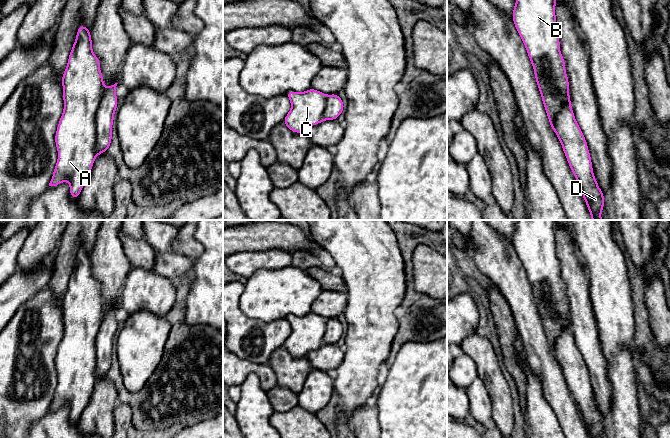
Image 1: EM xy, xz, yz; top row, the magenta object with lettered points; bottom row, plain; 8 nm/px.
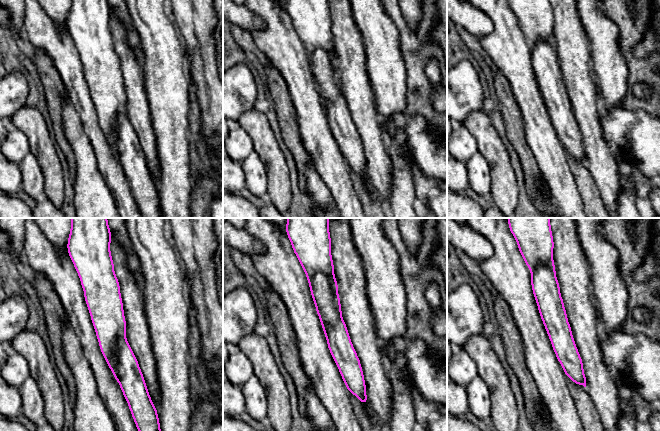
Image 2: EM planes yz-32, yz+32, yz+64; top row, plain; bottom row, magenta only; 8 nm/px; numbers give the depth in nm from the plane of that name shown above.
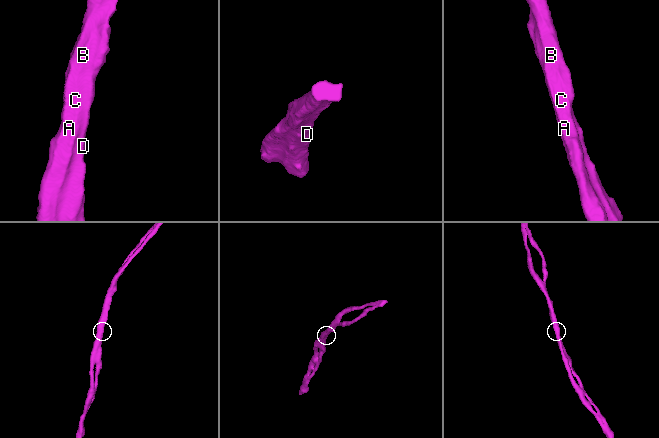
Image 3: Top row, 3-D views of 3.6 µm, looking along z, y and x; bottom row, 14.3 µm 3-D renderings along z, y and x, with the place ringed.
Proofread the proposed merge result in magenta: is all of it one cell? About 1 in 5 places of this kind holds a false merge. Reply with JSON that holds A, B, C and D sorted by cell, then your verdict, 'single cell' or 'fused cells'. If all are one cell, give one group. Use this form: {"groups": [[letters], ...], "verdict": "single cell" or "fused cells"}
{"groups": [["A", "B", "C", "D"]], "verdict": "single cell"}

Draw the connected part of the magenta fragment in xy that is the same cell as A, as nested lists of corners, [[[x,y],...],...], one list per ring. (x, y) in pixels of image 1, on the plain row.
[[[81,248],[78,252],[76,263],[71,273],[66,293],[62,299],[62,318],[64,334],[58,347],[55,358],[55,368],[58,375],[58,384],[54,392],[49,410],[57,410],[62,406],[70,407],[69,417],[72,422],[78,422],[83,410],[89,402],[96,380],[108,375],[112,365],[112,349],[114,338],[118,329],[116,310],[104,311],[103,299],[100,294],[100,284],[92,274],[90,253]]]

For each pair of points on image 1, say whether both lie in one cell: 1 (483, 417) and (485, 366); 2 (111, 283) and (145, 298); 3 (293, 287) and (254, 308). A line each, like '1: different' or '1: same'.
1: different
2: different
3: same

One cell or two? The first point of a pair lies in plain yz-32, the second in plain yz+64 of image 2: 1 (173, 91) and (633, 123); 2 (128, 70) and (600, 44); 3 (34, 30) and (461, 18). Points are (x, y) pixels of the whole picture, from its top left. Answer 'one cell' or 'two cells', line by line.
1: two cells
2: two cells
3: two cells

